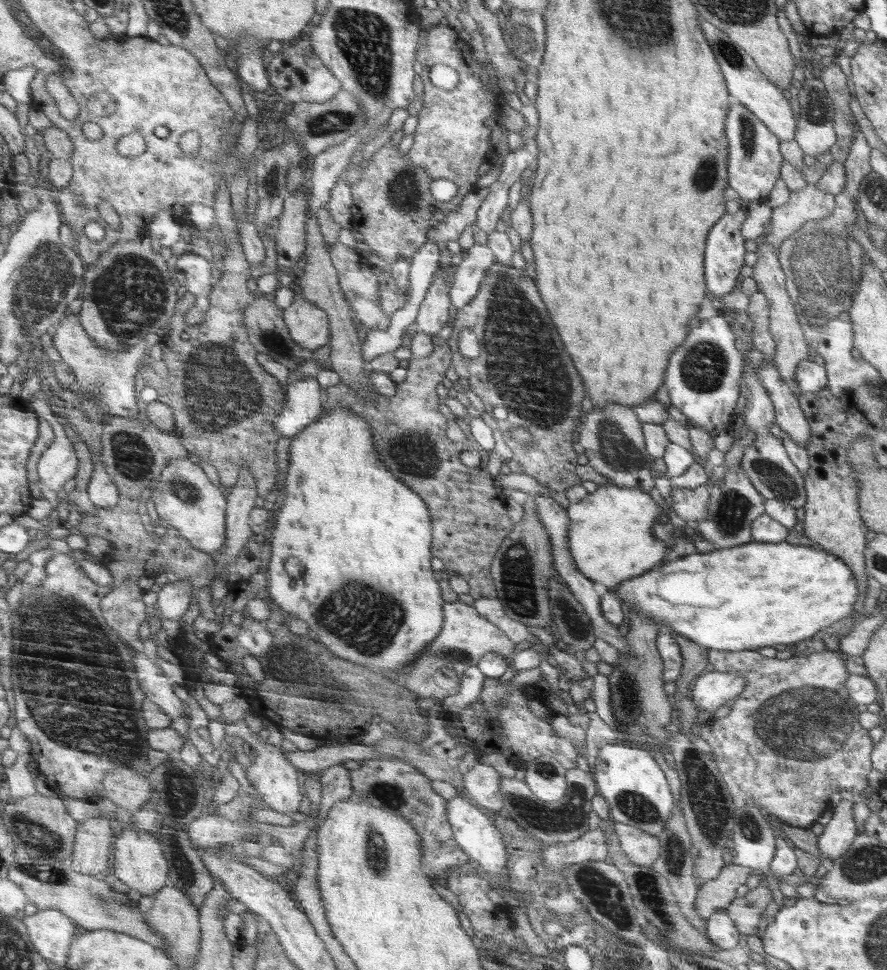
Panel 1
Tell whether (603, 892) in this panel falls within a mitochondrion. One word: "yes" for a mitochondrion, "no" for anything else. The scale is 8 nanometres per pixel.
yes

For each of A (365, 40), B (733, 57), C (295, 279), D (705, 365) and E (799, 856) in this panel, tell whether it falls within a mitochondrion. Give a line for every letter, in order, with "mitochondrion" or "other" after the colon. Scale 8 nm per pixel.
A: mitochondrion
B: mitochondrion
C: other
D: mitochondrion
E: other

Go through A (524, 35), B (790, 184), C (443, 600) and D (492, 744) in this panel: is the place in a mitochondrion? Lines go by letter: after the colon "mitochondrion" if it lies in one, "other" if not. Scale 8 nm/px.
A: mitochondrion
B: other
C: other
D: other

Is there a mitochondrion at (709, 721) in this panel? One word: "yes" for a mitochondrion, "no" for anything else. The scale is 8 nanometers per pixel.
no

